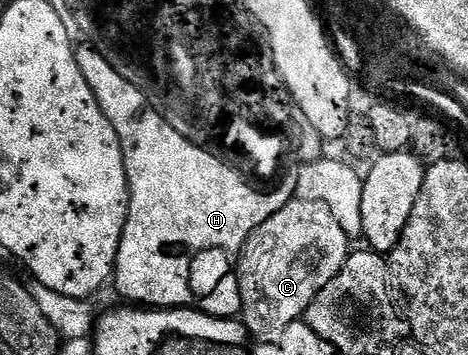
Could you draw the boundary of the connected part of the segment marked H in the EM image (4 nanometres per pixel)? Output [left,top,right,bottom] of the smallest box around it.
[76,45,295,319]

